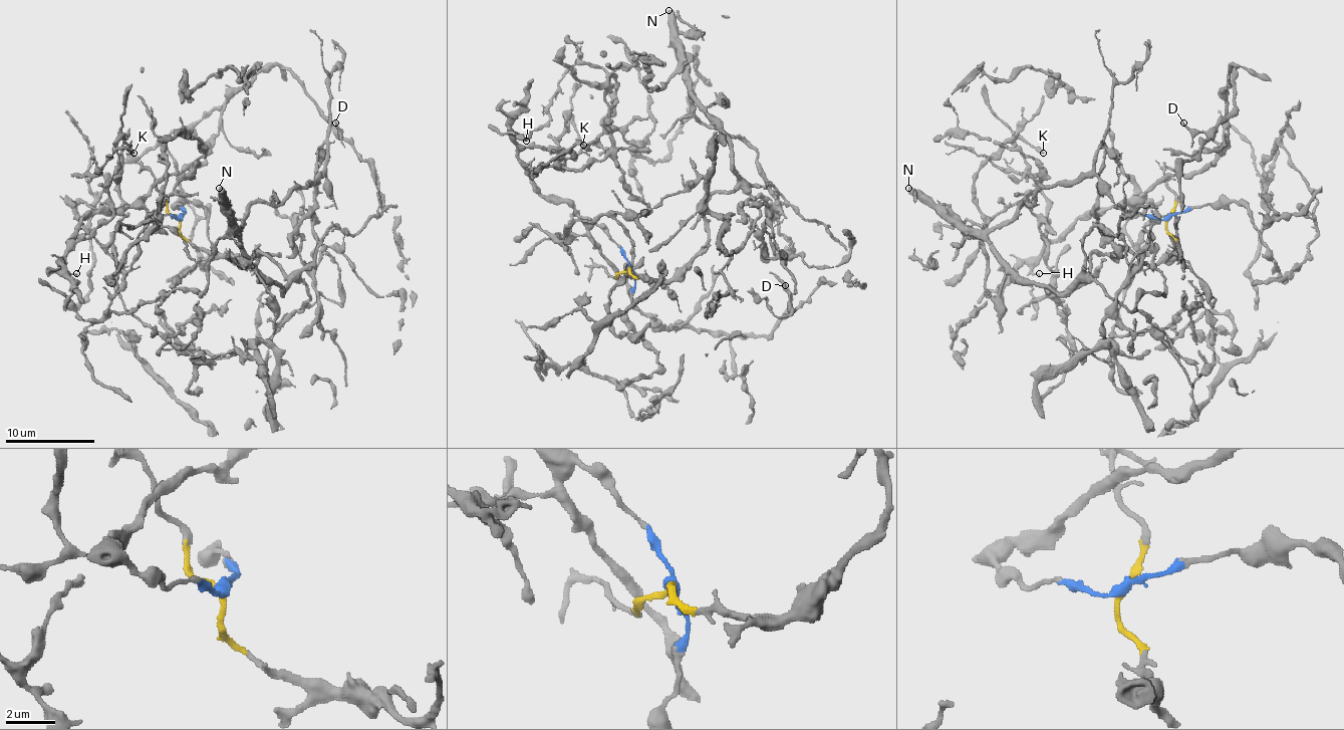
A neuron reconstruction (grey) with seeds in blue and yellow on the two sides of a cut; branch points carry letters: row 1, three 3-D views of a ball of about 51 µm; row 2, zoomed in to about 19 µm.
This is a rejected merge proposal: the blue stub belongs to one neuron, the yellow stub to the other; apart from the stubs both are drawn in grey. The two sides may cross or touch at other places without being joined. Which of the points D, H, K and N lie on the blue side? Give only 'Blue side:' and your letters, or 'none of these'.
Blue side: D, H, K

